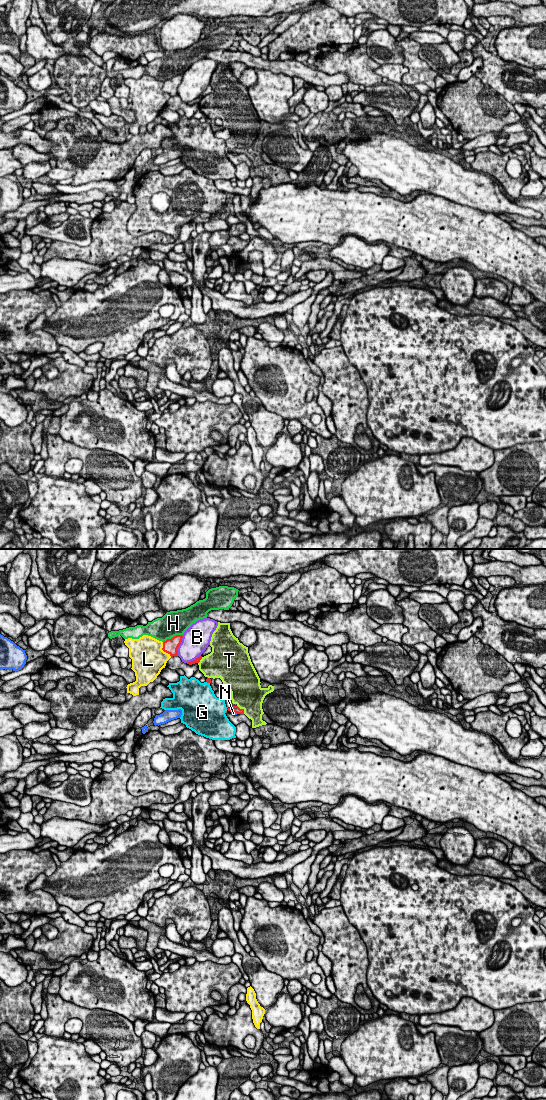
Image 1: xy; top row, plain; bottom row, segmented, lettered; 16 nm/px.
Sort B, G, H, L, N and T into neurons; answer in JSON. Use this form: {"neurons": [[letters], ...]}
{"neurons": [["B"], ["G"], ["H"], ["L"], ["N"], ["T"]]}

